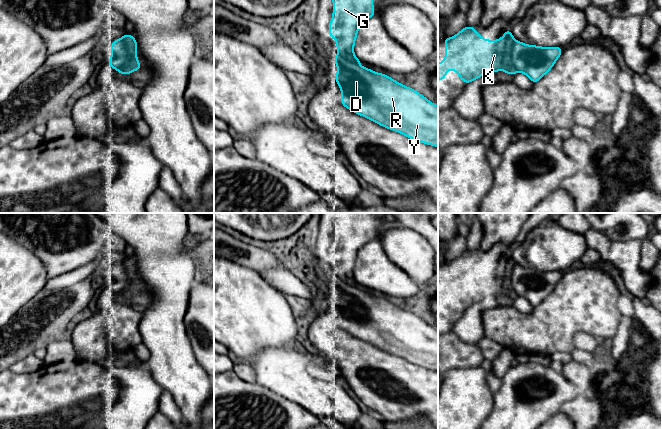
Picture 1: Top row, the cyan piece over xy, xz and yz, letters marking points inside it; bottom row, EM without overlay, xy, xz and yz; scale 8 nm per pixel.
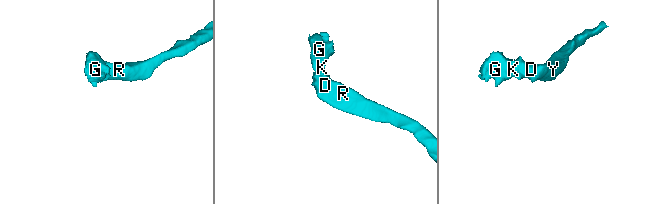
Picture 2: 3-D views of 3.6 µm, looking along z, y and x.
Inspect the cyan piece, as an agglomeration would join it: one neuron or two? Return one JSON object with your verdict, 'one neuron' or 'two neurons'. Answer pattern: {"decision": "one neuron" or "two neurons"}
{"decision": "two neurons"}

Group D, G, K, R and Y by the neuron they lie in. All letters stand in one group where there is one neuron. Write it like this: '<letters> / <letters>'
D R Y / G K

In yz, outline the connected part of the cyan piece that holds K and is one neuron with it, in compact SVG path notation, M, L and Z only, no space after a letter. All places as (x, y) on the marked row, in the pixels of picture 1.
M465 26L445 42L445 60L438 62L438 80L444 80L448 70L455 70L466 84L490 71L504 70L515 75L511 50L515 38L510 29L499 40L485 40L475 27Z

